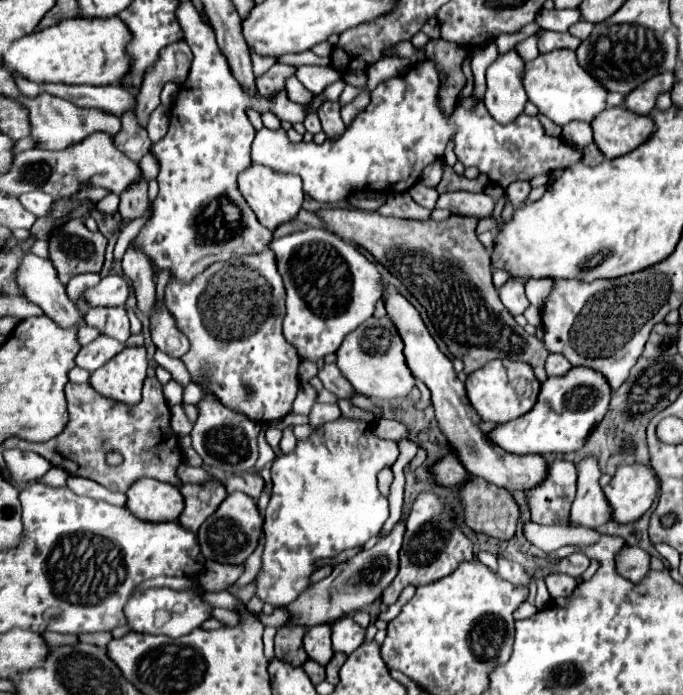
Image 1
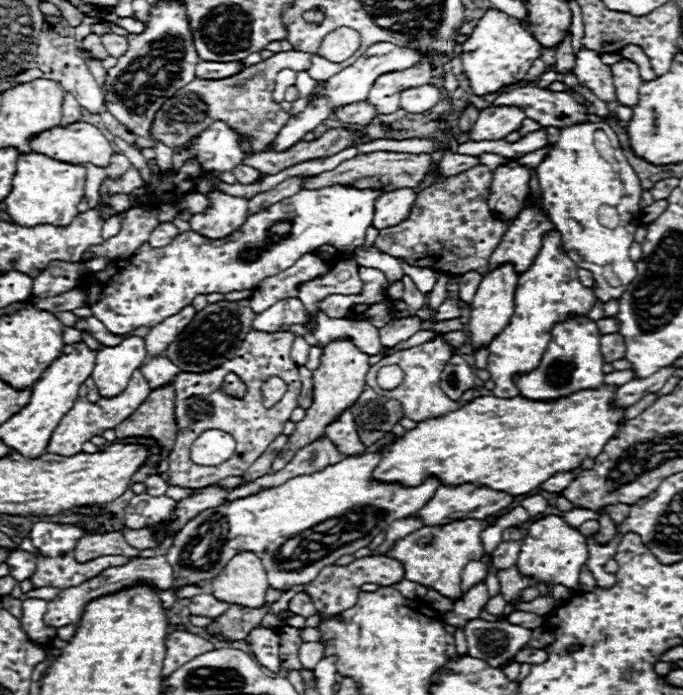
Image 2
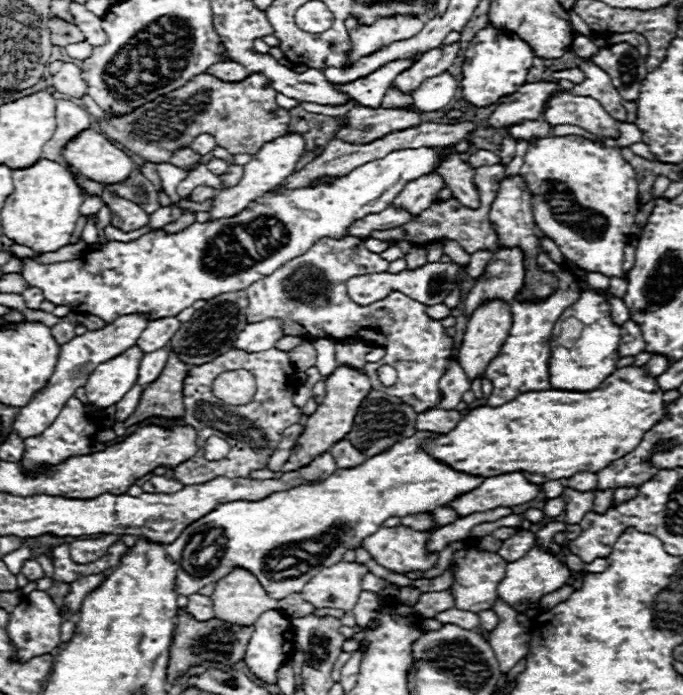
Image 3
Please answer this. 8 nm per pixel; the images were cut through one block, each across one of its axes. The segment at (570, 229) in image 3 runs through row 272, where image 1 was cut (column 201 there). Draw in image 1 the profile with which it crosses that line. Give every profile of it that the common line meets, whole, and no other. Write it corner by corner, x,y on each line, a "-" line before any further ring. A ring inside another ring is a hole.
146,588
134,590
130,600
124,606
124,614
128,618
128,626
132,632
140,634
166,634
172,638
184,636
194,628
202,626
204,620
210,618
212,608
200,600
200,596
192,590
176,592
172,588

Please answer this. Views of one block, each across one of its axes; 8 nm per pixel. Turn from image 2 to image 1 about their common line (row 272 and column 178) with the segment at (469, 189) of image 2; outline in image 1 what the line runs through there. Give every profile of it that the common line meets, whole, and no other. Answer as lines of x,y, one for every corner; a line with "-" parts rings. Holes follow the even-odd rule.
146,378
142,400
136,406
124,406
122,402
110,400
96,392
88,382
76,386
68,382
66,400
70,422
60,436
42,444
24,442
16,436
10,436
4,446
36,452
54,466
68,470
68,474
90,478
112,492
126,492
138,478
144,476
180,486
180,480
176,480
176,466
182,462
182,454
170,428
170,408
164,400
158,378
-
110,448
122,452
124,456
124,462
116,468
108,466
104,460

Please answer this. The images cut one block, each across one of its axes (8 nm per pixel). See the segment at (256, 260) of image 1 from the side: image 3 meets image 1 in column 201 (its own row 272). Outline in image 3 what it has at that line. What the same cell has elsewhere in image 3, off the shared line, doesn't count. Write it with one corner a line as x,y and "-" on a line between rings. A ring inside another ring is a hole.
348,236
342,240
322,238
306,254
290,260
270,276
252,284
248,294
246,318
258,322
264,318
284,318
284,334
342,340
362,340
373,346
386,348
386,356
378,362
367,363
364,372
370,378
372,388
388,392
410,404
414,412
422,414
436,408
440,402
438,380
446,372
452,360
454,340
446,334
446,328
438,320
430,320
424,312
424,304
408,298
402,292
390,292
384,300
370,306
358,306
346,292
346,280
362,274
376,274
388,270
388,262
364,246
362,238
-
390,364
398,370
398,382
390,388
378,380
378,368

